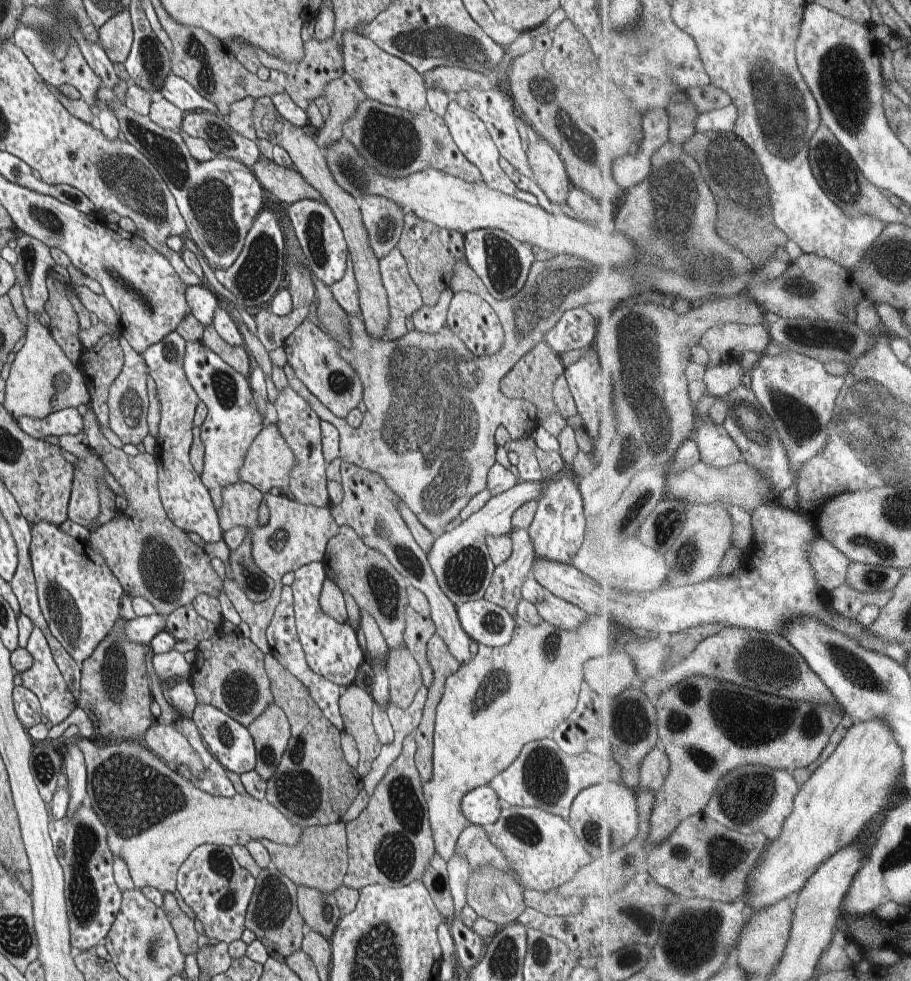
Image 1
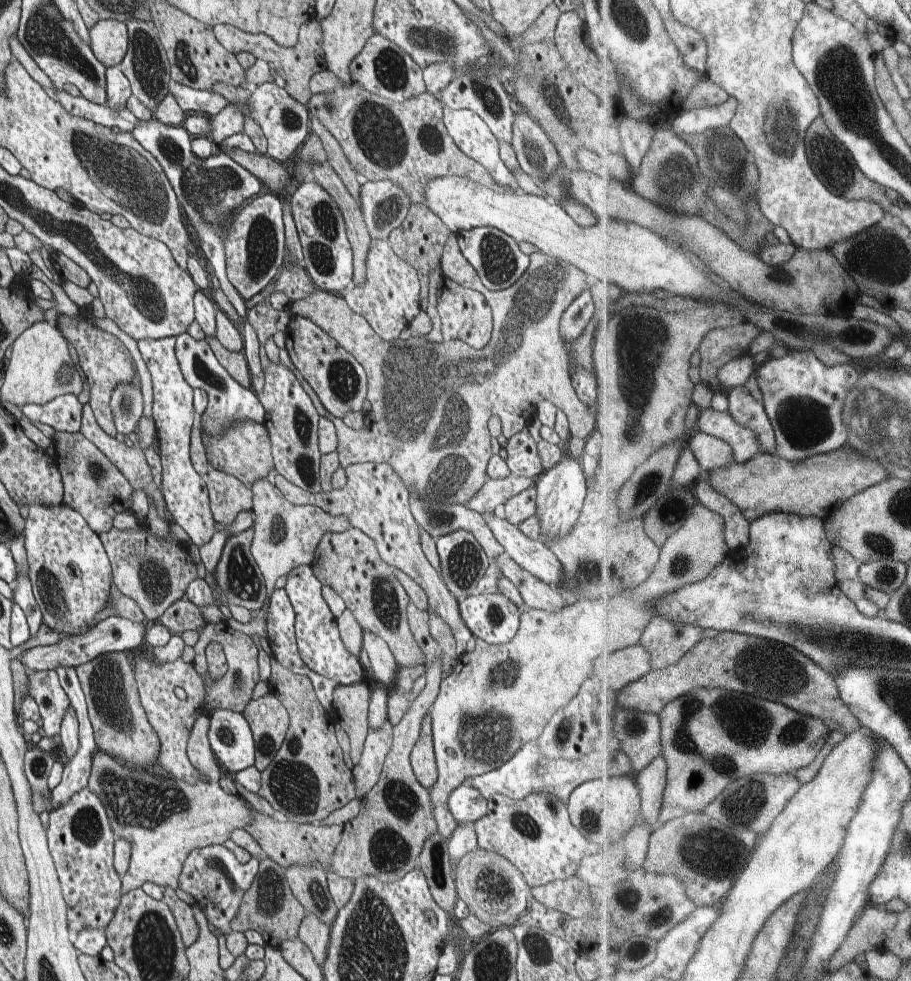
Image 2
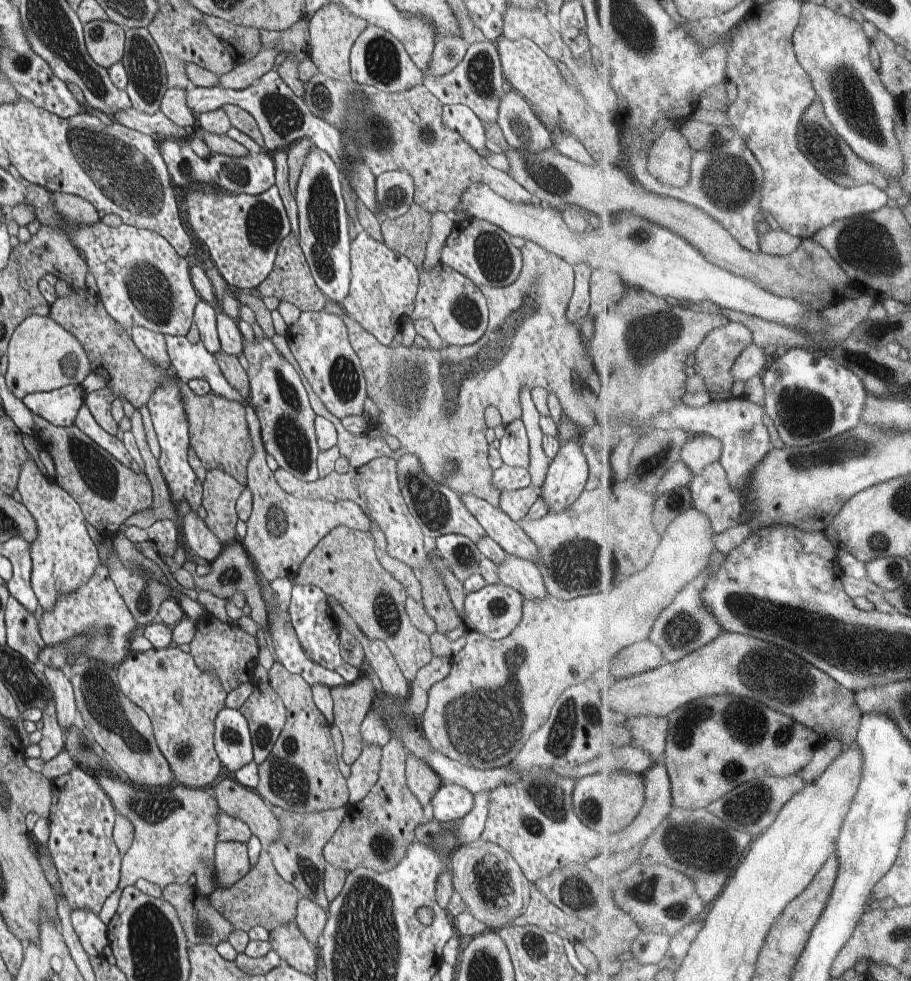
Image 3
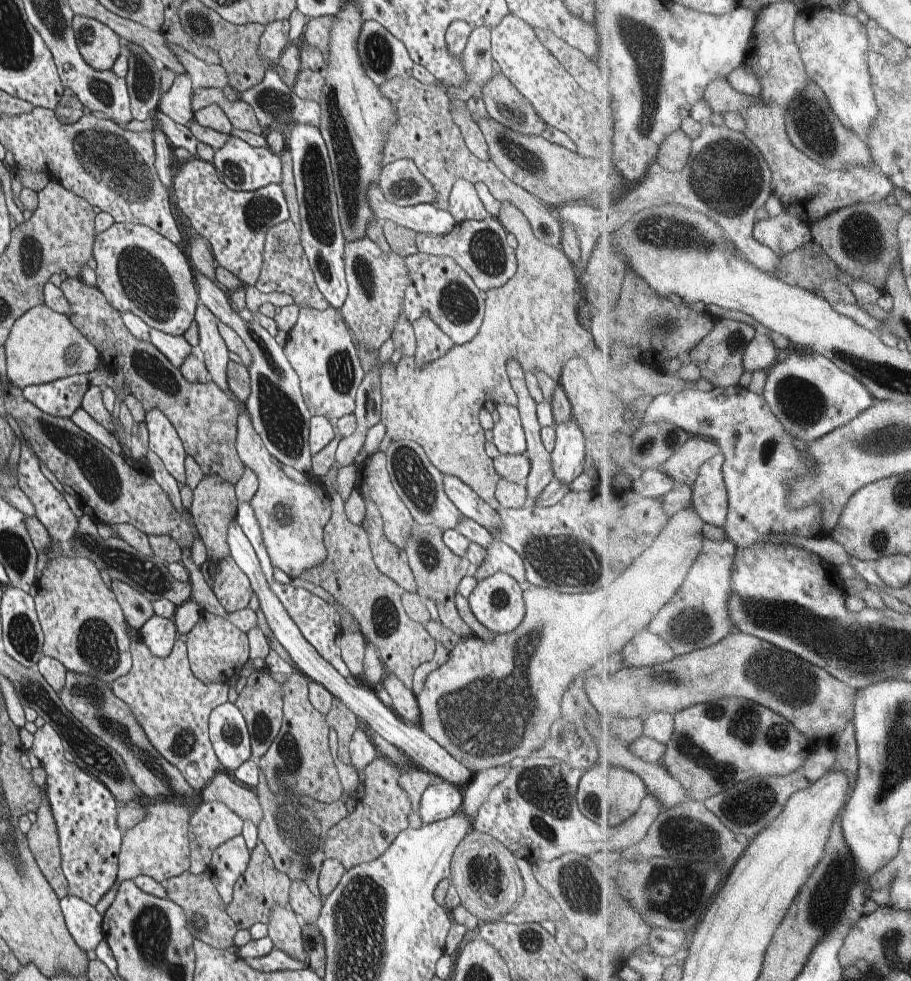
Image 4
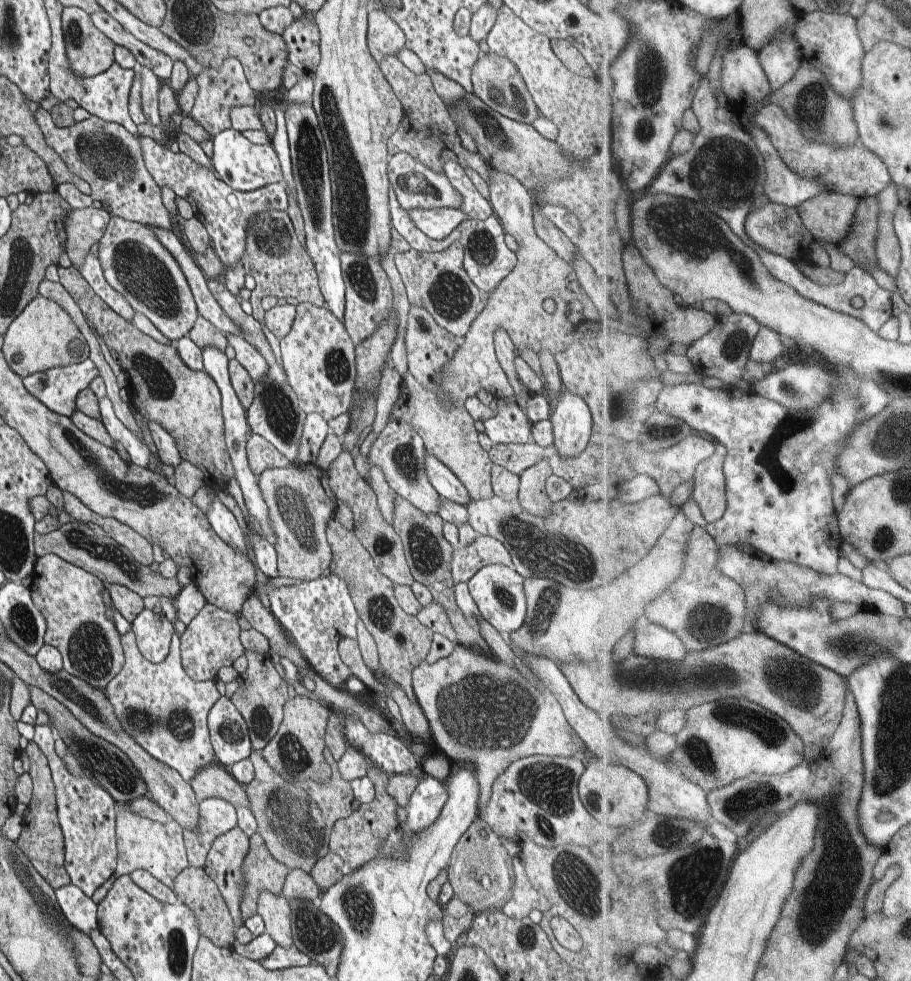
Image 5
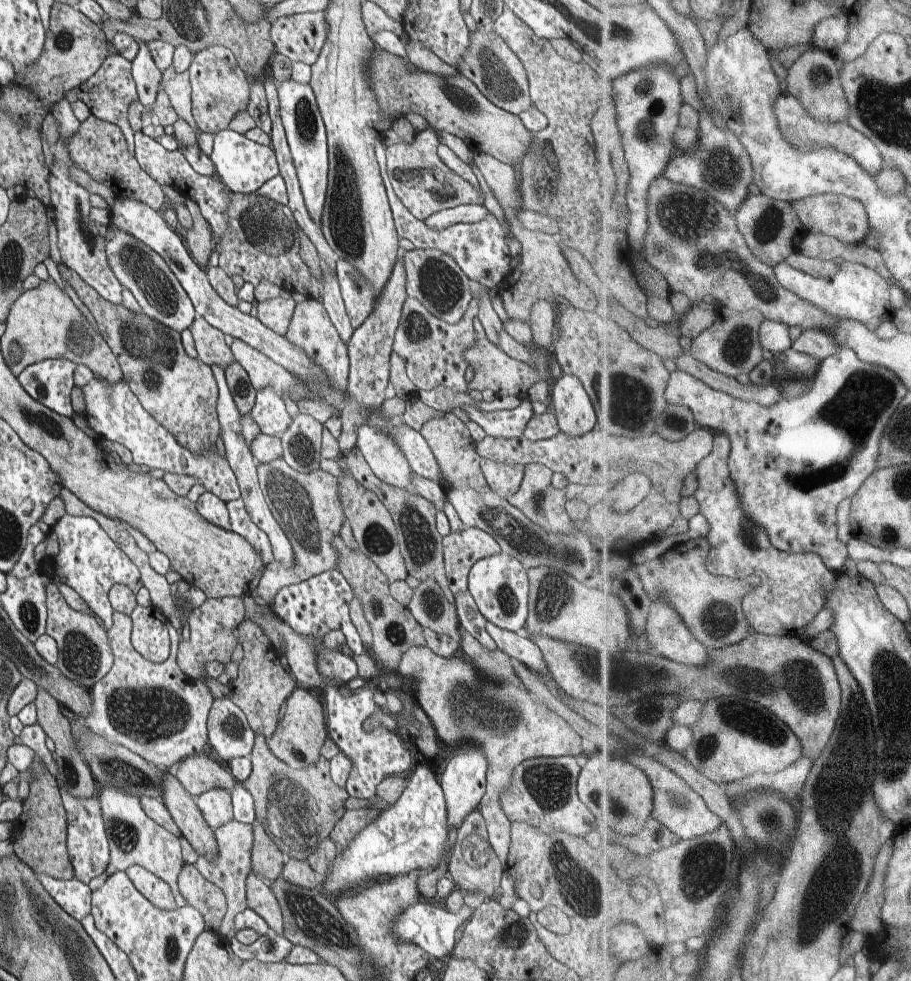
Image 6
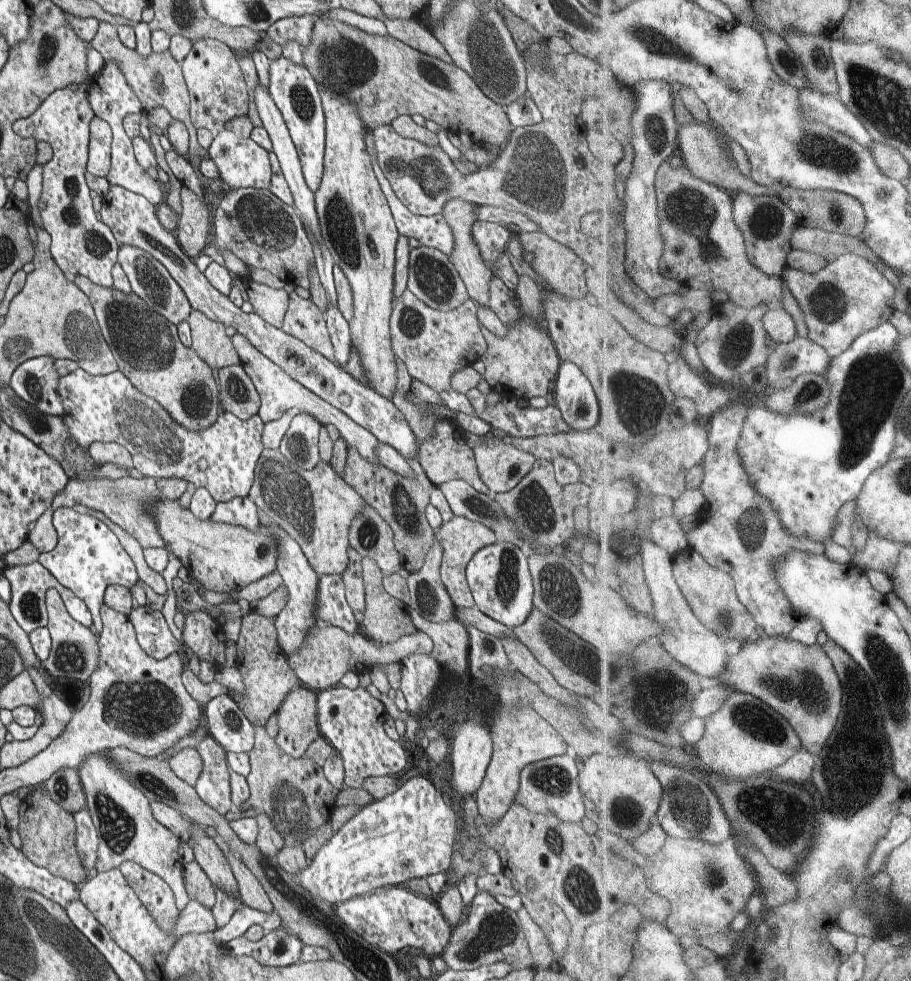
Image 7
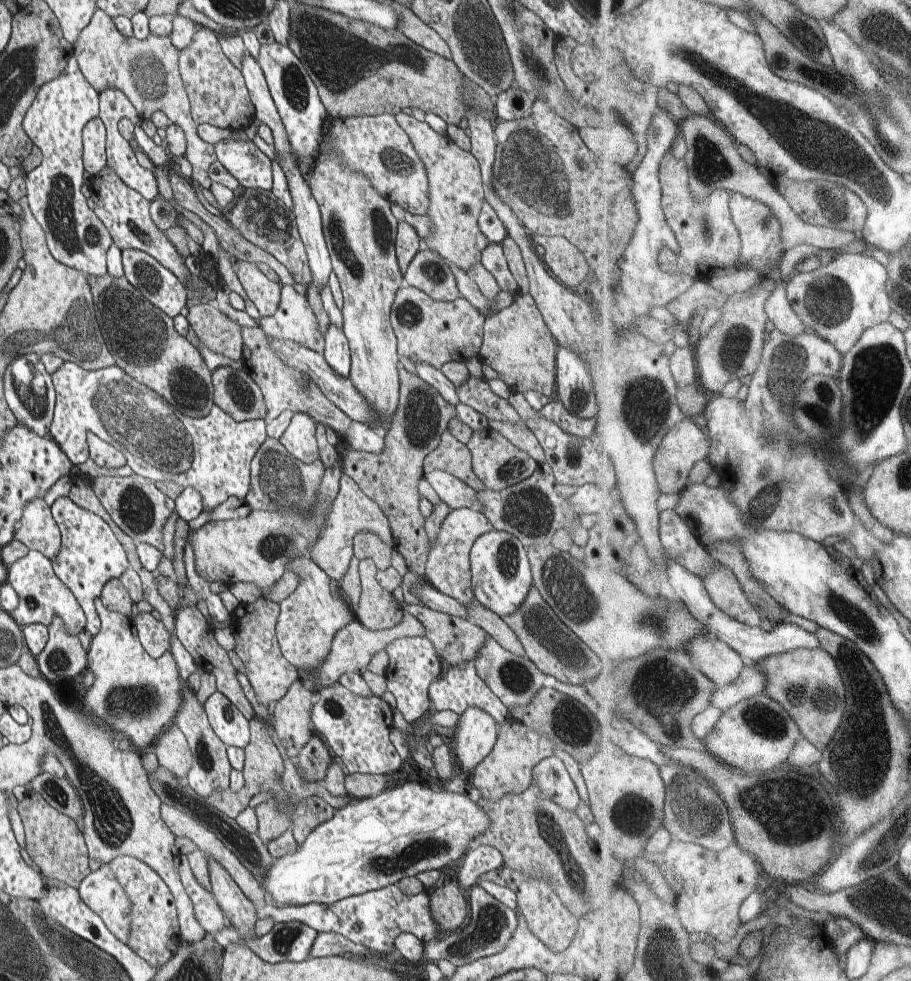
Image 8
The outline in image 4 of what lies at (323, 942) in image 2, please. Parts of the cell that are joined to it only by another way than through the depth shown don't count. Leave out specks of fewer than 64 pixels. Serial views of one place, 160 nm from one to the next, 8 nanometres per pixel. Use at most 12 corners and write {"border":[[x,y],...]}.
{"border":[[291,882],[289,907],[301,922],[316,923],[323,898]]}

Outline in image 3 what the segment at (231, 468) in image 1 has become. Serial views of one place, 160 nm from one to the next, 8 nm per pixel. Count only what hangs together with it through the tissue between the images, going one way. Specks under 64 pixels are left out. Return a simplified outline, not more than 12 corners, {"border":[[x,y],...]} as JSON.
{"border":[[166,335],[178,378],[206,381],[219,397],[250,405],[202,342]]}

